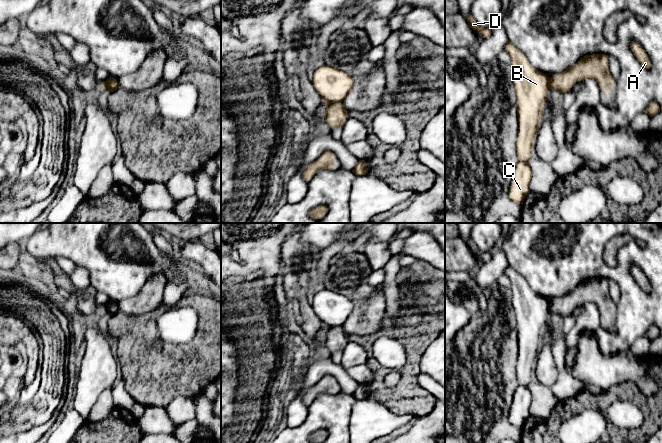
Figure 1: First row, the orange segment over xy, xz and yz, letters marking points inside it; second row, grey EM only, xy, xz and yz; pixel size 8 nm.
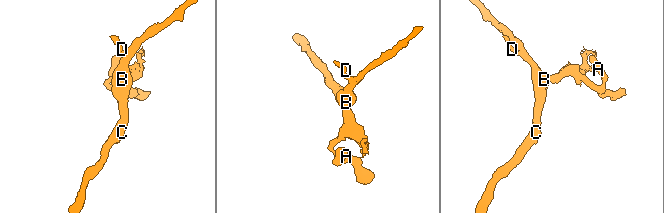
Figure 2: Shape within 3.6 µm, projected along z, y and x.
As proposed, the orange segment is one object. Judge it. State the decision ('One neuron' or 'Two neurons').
Two neurons

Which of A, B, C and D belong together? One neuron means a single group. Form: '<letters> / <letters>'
A / B C D

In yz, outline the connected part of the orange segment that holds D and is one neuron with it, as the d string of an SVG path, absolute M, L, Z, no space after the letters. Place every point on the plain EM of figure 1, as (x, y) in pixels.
M470 237L465 241L465 243L467 244L469 250L473 254L478 255L483 260L483 262L487 262L492 258L490 252L481 252Z

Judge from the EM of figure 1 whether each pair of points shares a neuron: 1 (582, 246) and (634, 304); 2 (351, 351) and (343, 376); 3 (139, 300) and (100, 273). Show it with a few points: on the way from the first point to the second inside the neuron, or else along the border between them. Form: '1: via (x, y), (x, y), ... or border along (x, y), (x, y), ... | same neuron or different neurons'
1: via (597, 262), (608, 273), (614, 273), (629, 288) | same neuron
2: border along (340, 365), (346, 370) | different neurons
3: border along (148, 278), (135, 294), (124, 299) | different neurons

